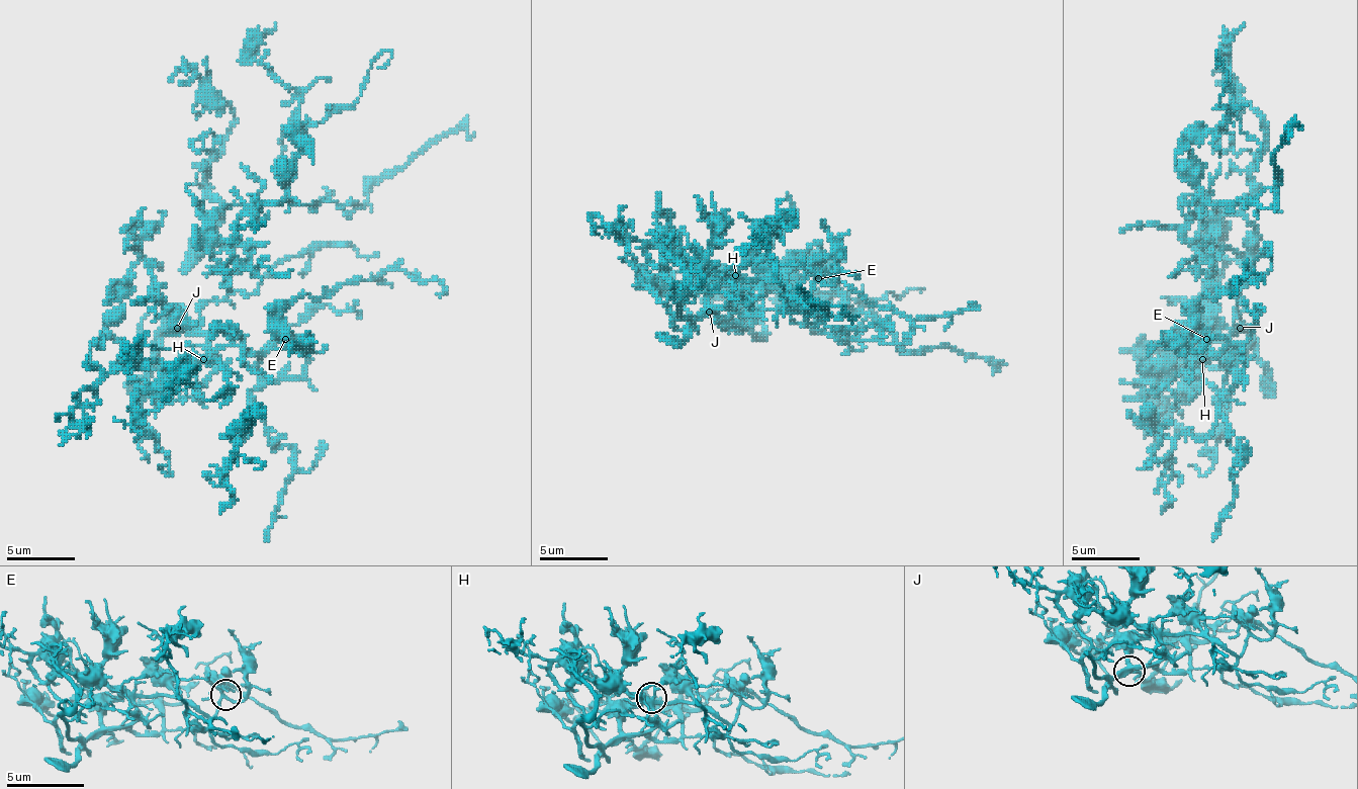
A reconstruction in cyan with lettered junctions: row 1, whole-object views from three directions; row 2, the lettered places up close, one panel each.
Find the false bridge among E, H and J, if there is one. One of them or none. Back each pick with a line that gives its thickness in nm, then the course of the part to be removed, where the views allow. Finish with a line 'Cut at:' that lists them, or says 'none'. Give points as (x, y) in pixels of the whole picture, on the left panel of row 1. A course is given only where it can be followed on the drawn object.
Cut at: none

